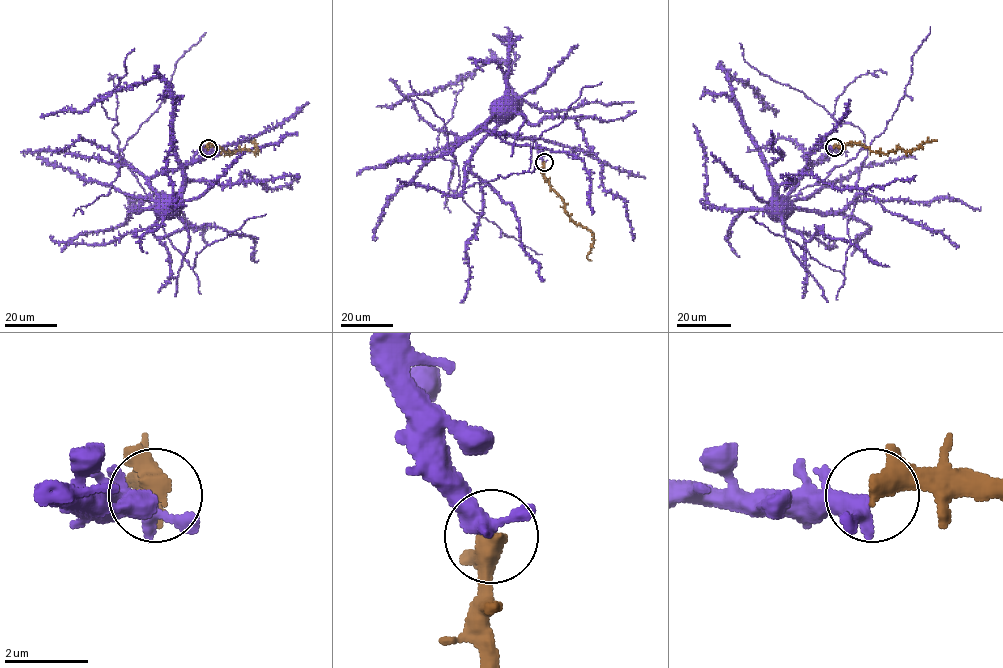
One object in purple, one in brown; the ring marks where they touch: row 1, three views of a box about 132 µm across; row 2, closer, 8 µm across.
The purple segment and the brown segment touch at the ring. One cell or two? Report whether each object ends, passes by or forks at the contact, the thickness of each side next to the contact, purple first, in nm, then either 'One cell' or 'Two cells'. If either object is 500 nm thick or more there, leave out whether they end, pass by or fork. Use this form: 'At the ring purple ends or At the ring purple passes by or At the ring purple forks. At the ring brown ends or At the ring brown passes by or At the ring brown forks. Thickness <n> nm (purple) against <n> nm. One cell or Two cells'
At the ring purple passes by. At the ring brown passes by. Thickness 400 nm (purple) against 360 nm. One cell

